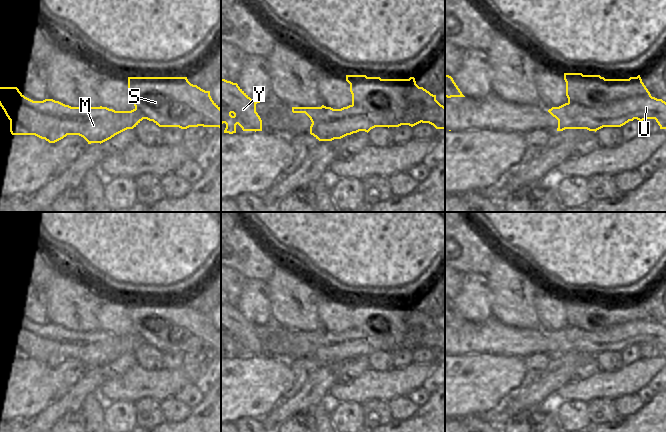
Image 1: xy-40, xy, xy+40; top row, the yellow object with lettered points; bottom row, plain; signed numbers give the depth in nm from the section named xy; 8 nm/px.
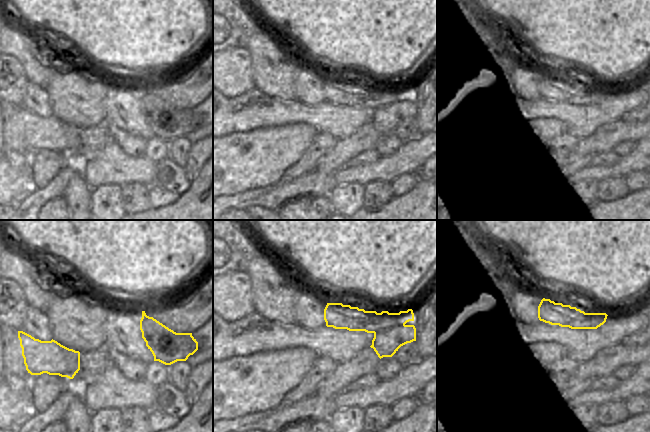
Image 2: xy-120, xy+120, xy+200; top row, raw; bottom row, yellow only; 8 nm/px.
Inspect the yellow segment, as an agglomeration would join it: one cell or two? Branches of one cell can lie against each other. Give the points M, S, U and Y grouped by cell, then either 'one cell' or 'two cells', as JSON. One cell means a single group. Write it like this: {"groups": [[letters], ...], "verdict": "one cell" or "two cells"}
{"groups": [["M", "U", "Y"], ["S"]], "verdict": "two cells"}

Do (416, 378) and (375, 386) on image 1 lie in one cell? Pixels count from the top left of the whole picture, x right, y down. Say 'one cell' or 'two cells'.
one cell

